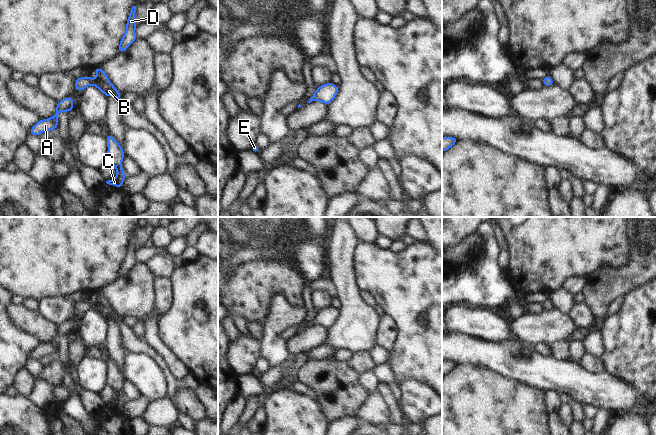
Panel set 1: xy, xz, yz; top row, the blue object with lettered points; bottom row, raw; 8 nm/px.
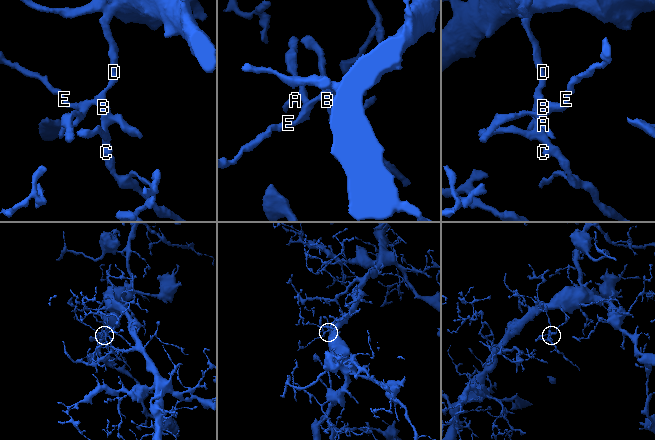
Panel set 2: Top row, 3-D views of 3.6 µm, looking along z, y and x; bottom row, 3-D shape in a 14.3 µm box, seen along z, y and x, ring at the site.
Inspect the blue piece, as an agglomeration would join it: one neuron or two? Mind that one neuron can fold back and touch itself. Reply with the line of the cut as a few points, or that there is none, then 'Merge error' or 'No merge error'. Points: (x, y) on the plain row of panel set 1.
No split. No merge error.

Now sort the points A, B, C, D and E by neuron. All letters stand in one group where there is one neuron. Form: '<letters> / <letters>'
A B C D E

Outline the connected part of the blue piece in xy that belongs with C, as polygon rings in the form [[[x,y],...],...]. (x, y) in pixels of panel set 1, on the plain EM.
[[[108,357],[106,361],[106,366],[108,369],[107,375],[107,385],[112,387],[117,394],[117,400],[114,403],[106,405],[107,408],[122,412],[123,405],[126,399],[122,393],[122,384],[125,381],[124,375],[120,368]]]

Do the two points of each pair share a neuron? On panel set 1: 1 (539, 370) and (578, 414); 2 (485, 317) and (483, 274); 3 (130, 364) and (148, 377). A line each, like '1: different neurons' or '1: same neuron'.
1: different neurons
2: different neurons
3: same neuron

